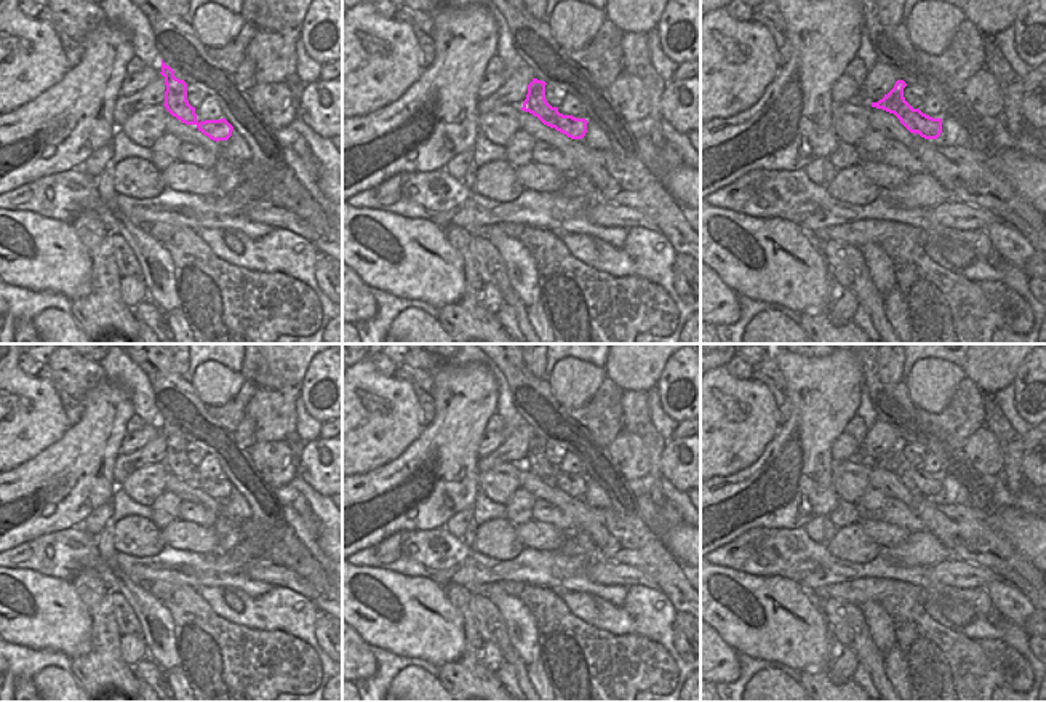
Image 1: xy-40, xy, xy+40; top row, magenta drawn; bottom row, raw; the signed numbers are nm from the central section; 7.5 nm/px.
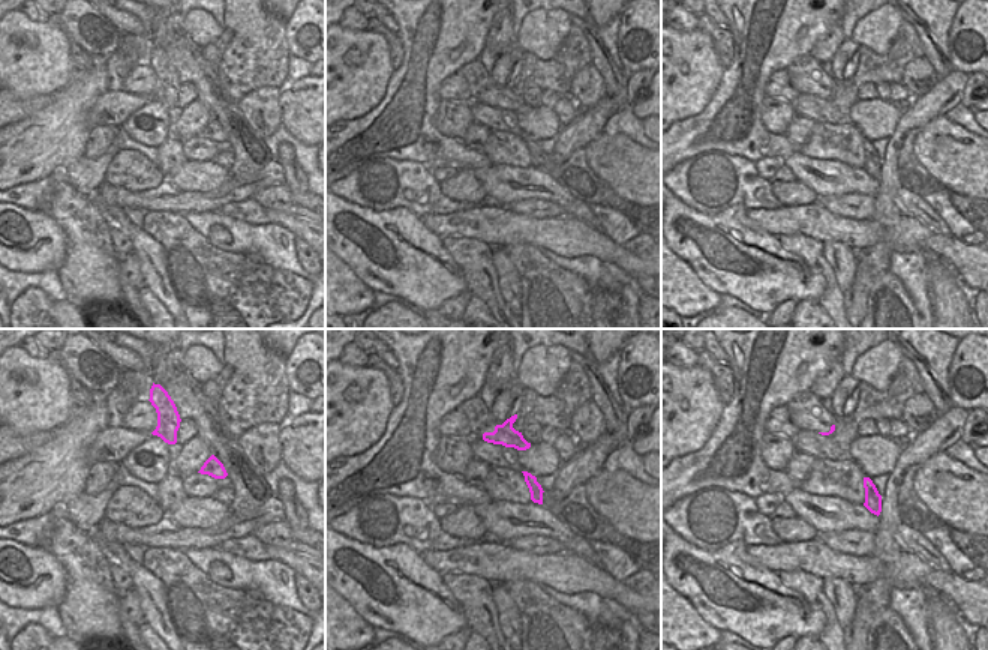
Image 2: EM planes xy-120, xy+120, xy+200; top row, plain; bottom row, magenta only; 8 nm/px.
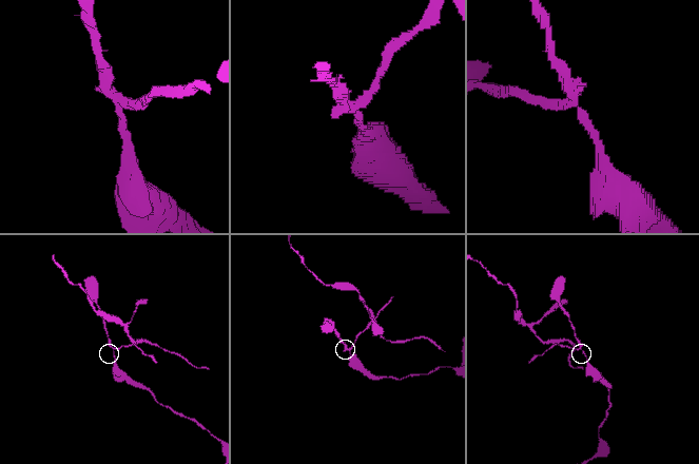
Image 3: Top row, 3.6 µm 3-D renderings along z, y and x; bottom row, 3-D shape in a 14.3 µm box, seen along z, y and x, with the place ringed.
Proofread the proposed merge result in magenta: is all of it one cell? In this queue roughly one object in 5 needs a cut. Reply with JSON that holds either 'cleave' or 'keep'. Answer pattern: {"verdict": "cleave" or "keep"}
{"verdict": "cleave"}

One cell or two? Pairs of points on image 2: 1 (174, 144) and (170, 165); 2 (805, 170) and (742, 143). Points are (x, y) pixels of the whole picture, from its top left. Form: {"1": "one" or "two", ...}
{"1": "one", "2": "two"}

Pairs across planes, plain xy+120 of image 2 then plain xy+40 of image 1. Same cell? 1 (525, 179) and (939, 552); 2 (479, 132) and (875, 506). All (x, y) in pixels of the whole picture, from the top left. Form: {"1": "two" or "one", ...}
{"1": "one", "2": "one"}

